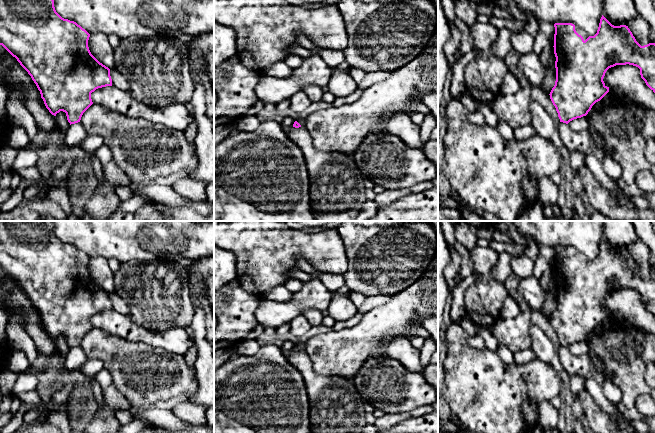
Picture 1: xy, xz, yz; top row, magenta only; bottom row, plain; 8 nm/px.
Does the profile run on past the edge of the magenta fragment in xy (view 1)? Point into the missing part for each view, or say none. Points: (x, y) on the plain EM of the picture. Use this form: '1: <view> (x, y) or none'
1: none

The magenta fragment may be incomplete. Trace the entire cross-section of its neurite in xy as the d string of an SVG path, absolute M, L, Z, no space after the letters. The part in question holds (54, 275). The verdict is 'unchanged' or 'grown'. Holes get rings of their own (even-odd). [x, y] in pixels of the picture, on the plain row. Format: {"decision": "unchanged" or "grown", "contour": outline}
{"decision": "unchanged", "contour": "M0 221L0 269L28 296L40 315L49 336L56 340L63 335L71 348L80 346L83 337L93 328L91 317L112 310L110 293L90 276L90 258L74 245L62 242L55 234L52 221Z"}

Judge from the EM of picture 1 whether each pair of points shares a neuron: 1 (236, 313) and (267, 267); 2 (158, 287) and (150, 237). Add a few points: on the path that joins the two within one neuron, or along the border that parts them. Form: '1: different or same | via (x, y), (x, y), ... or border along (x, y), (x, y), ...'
1: different | border along (236, 280), (245, 290), (259, 297)
2: different | border along (130, 261), (178, 261)

